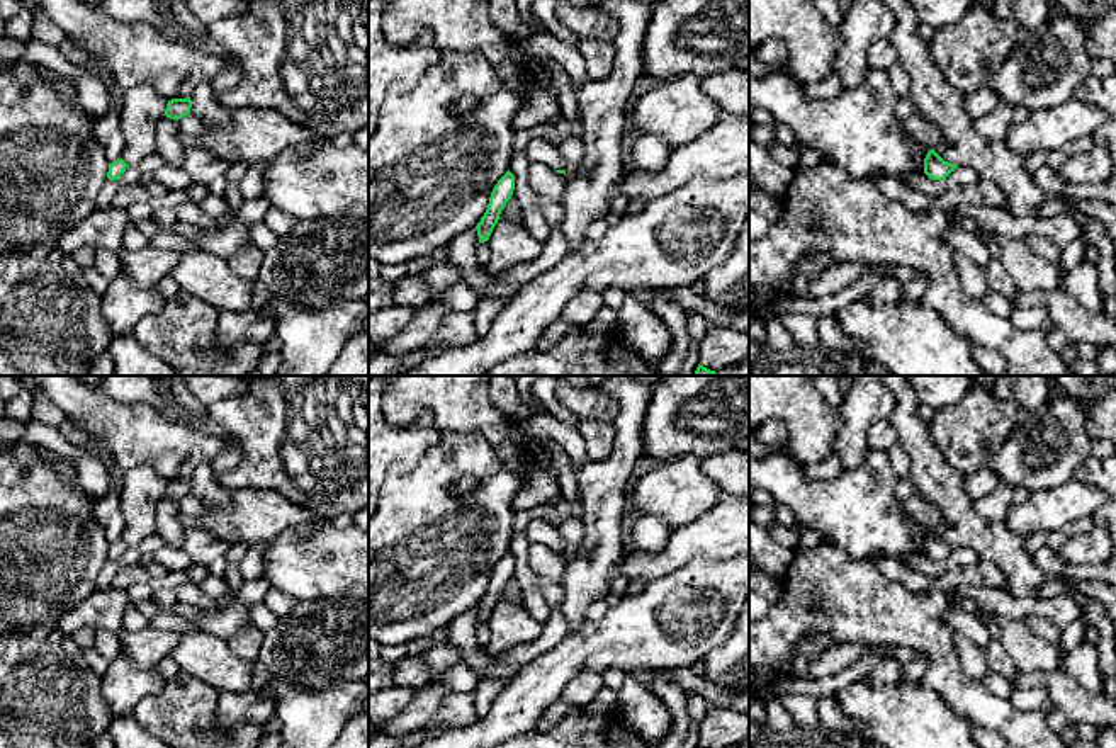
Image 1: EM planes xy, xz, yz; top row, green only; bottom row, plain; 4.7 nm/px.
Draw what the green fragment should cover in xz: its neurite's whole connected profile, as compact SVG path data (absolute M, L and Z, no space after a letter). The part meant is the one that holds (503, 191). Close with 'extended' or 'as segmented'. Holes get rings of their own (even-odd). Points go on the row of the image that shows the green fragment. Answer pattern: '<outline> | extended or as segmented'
M508 170L494 185L489 197L488 209L476 226L479 243L484 243L489 240L494 226L499 221L501 211L504 209L506 202L513 196L513 190L515 190L515 175Z | as segmented

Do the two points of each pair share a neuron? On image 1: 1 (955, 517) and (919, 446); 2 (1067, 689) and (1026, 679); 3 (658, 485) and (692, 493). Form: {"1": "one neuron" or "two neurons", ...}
{"1": "one neuron", "2": "one neuron", "3": "one neuron"}

